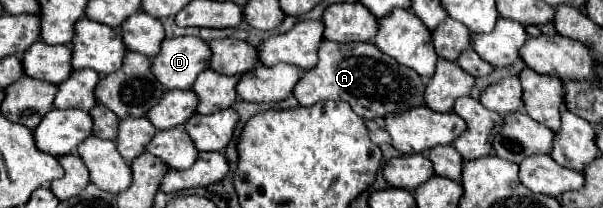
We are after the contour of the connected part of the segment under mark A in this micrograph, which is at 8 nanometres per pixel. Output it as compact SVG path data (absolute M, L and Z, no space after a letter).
M323 40L319 44L319 62L311 70L303 72L303 76L295 84L293 96L297 98L297 102L301 106L313 106L319 100L343 100L343 102L351 104L353 112L357 112L361 118L373 120L373 118L385 118L391 112L405 112L409 108L421 106L423 90L425 90L425 84L415 70L409 70L409 68L397 64L393 58L387 58L387 54L379 52L373 44L369 44L369 42L339 44L339 42Z

